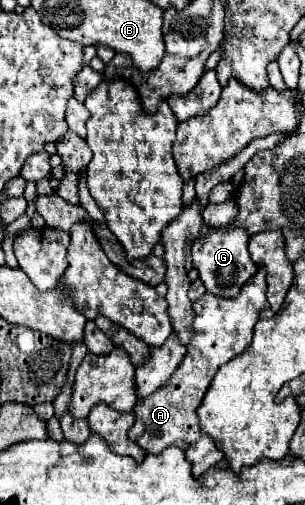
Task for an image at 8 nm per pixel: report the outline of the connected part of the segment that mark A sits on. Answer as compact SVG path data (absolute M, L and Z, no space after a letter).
M257 271L255 279L243 287L243 291L235 299L219 299L217 295L203 295L193 303L195 321L193 321L193 337L187 345L187 355L171 375L169 383L165 383L155 395L147 399L139 399L135 405L135 425L129 429L129 439L143 447L147 453L161 453L165 447L181 447L185 451L187 461L193 465L193 475L203 475L209 467L217 465L223 459L223 451L217 449L213 439L201 431L197 407L201 399L219 371L223 363L237 357L253 339L253 327L259 321L259 313L267 307L265 299L267 283L263 271Z

